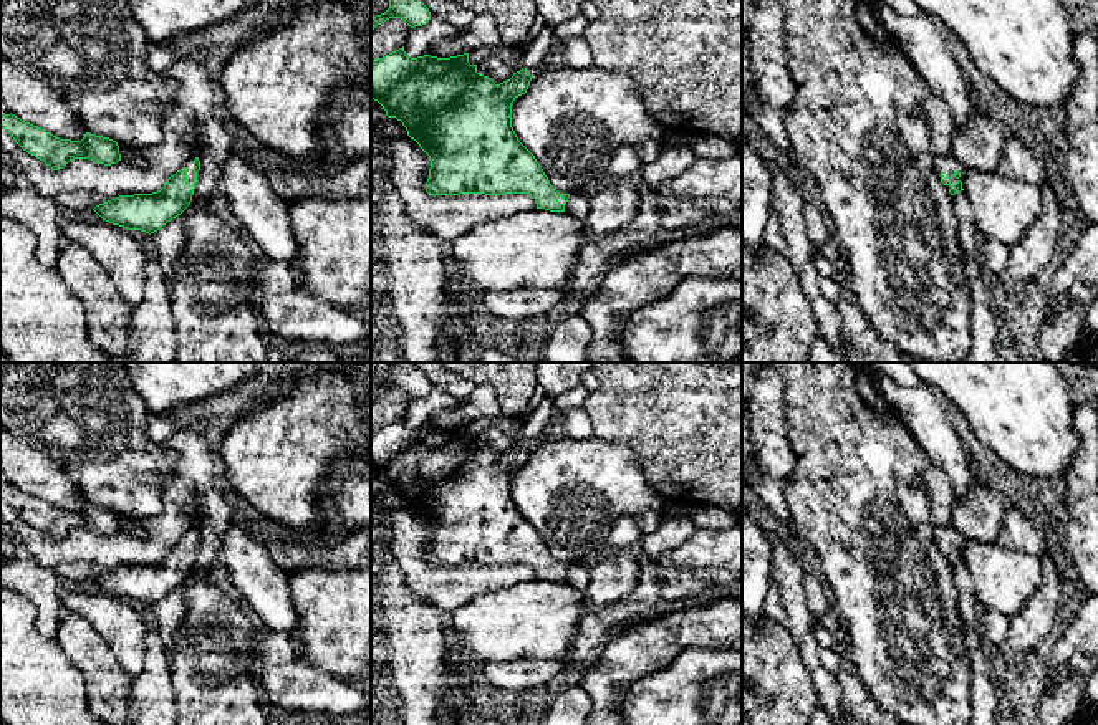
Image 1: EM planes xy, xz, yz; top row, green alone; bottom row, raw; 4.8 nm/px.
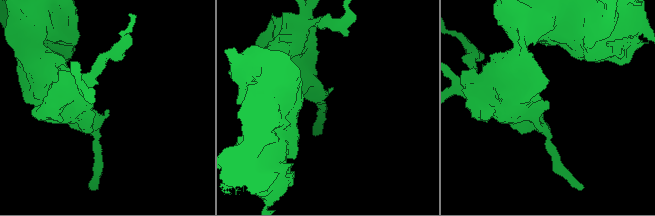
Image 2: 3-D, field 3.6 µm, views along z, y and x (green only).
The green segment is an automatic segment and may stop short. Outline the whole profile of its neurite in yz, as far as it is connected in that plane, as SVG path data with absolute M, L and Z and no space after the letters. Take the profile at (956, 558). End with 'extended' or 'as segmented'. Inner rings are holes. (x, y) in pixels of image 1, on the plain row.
M934 526L934 541L951 566L964 561L962 550L966 540L954 526Z; extended

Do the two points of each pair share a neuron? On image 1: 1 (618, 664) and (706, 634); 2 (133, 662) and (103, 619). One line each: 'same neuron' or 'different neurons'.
1: same neuron
2: same neuron

